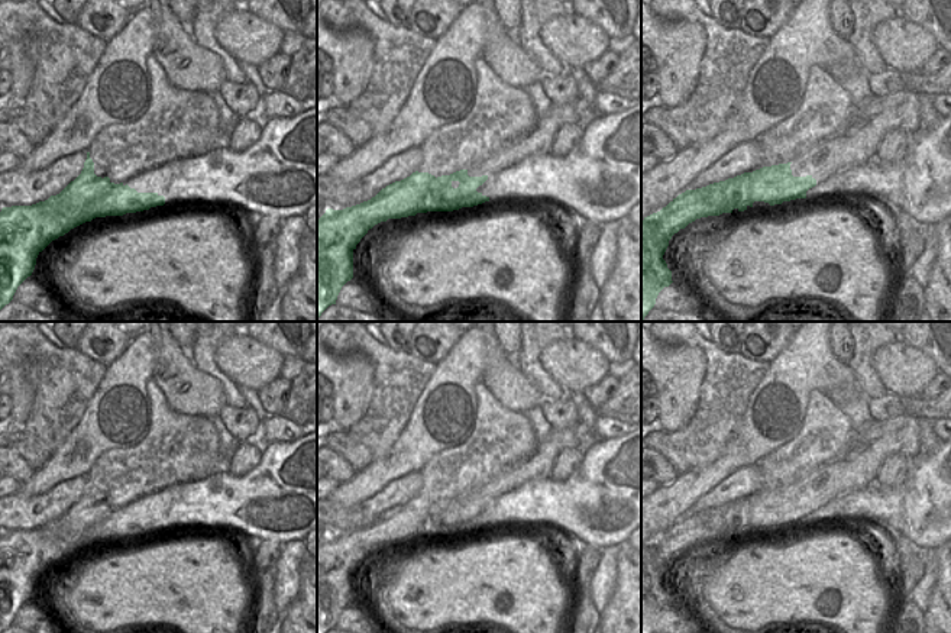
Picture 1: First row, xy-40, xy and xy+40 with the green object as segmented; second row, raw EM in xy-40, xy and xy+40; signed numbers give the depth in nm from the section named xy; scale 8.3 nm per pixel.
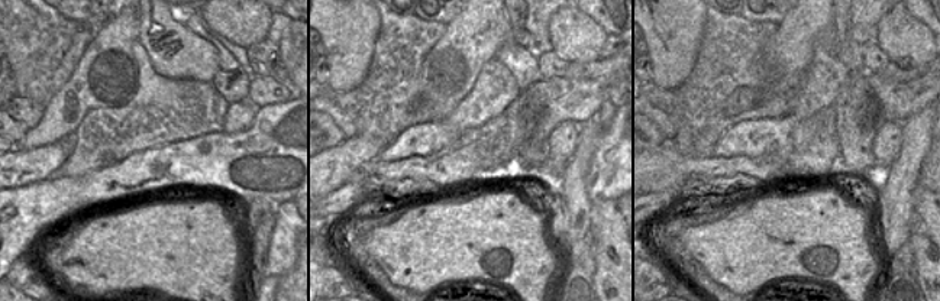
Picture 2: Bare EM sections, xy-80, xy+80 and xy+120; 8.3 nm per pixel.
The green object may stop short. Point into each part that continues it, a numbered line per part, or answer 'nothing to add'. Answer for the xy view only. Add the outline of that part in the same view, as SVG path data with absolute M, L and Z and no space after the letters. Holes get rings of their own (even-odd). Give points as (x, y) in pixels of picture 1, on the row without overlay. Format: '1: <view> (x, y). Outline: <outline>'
1: xy (599, 503). Outline: M641 426L615 439L599 439L565 481L537 478L489 501L476 513L494 524L551 524L572 532L582 546L604 549L628 540L641 527Z

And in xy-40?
1: xy-40 (277, 500). Outline: M310 430L294 442L263 445L259 464L243 477L219 472L204 479L174 484L129 503L126 508L138 517L164 520L165 529L224 526L245 535L252 545L272 540L284 546L304 540L317 529L317 432Z

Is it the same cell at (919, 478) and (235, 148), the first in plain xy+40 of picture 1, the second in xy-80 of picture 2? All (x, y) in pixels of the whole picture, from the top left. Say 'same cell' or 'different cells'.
same cell

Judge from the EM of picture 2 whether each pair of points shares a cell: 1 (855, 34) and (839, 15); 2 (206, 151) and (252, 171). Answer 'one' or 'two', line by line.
1: one
2: one

